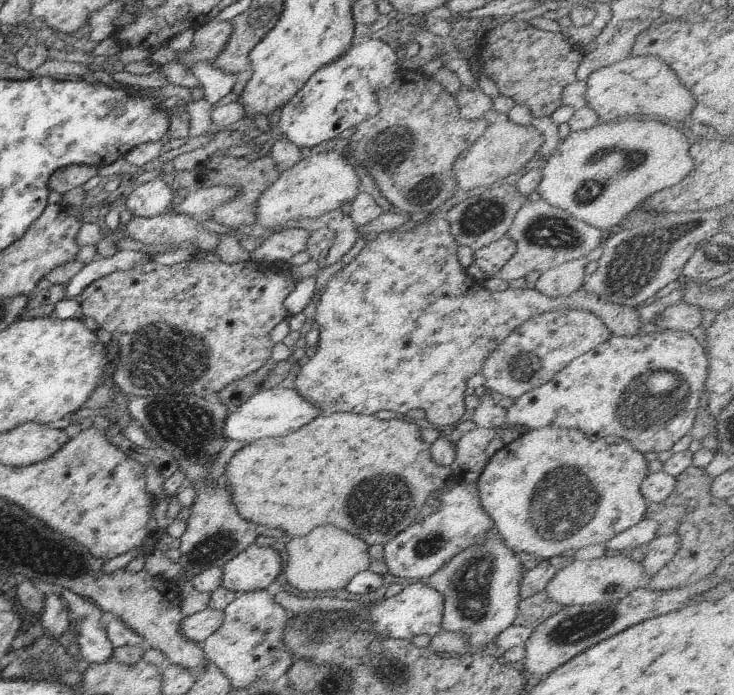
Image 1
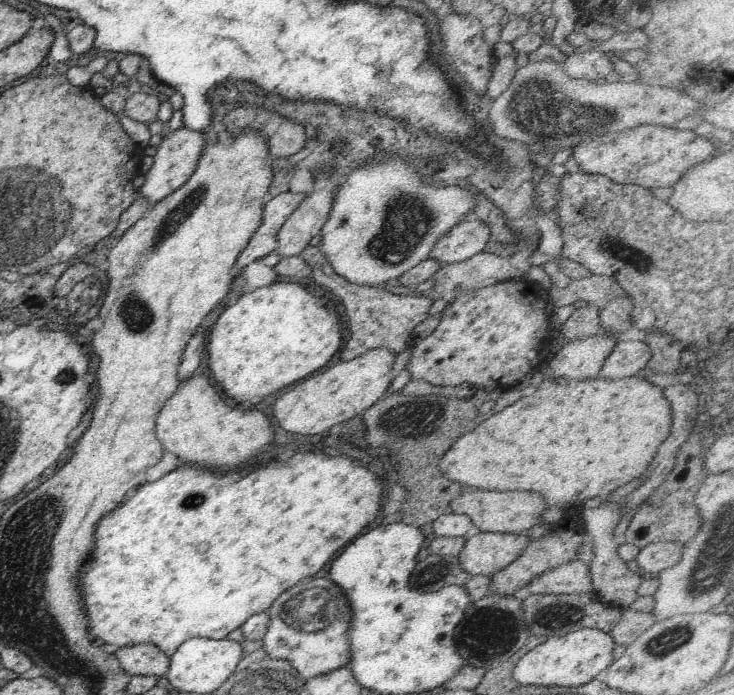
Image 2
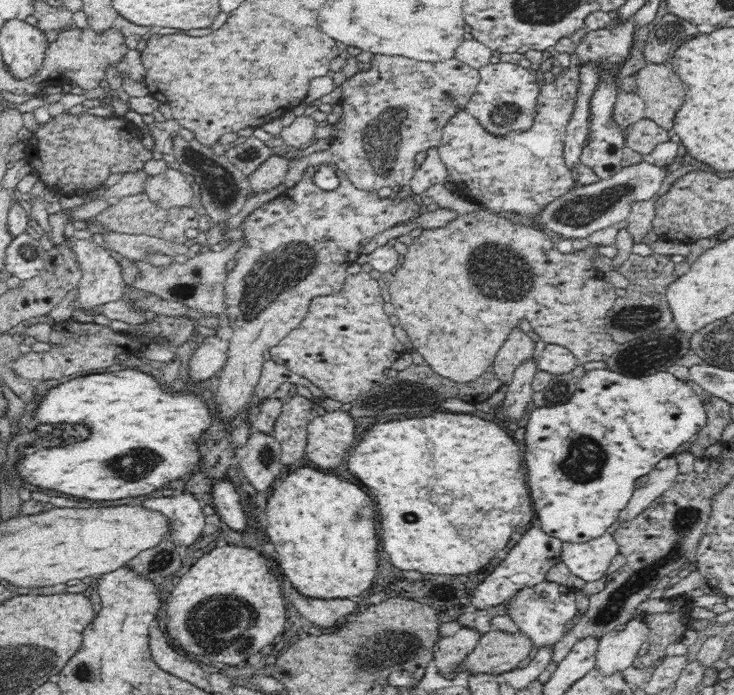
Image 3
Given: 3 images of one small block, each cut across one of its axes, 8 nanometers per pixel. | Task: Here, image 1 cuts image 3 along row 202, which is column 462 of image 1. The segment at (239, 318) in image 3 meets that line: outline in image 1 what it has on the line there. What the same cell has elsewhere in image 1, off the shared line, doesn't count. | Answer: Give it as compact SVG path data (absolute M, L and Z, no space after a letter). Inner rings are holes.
M437 216L433 220L422 222L422 224L418 224L416 228L410 230L381 235L367 243L351 262L344 265L342 269L332 277L332 280L327 282L315 312L315 324L316 326L320 326L318 352L316 352L316 356L310 358L310 360L302 366L295 381L294 389L299 391L299 393L305 396L309 401L320 405L323 408L323 414L326 415L355 412L370 416L376 415L377 412L383 410L406 415L407 412L412 409L422 409L425 411L425 418L434 426L456 426L461 423L460 418L462 418L466 412L466 404L464 403L464 392L466 392L467 389L466 382L468 382L472 376L481 373L482 366L484 366L488 354L492 354L492 350L496 350L496 346L500 346L500 342L502 342L512 330L516 330L518 326L522 326L524 322L528 322L528 320L534 318L534 316L540 316L540 314L544 314L544 312L550 312L550 310L556 309L571 308L572 310L586 310L598 316L613 335L627 336L630 338L641 334L640 326L642 323L639 318L639 313L635 310L635 306L630 307L601 301L595 293L587 292L582 289L582 287L569 296L559 298L544 296L542 292L530 290L530 288L516 288L516 290L510 288L504 290L504 292L490 292L490 290L484 288L484 281L477 281L472 278L472 276L469 276L466 270L462 268L462 264L460 264L460 260L457 256L458 246L456 240L454 240L452 234L450 234L449 222L445 216Z

